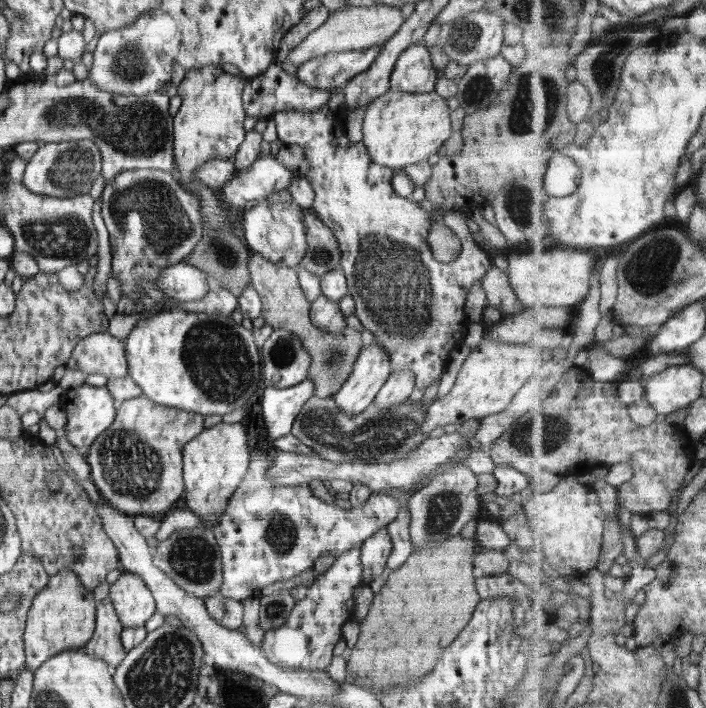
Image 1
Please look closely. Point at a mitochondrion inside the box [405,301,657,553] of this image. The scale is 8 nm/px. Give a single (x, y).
(544, 435)

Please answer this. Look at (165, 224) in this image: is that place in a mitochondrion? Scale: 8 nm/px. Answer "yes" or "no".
yes

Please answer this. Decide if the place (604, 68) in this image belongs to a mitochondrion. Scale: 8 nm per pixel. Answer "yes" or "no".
yes

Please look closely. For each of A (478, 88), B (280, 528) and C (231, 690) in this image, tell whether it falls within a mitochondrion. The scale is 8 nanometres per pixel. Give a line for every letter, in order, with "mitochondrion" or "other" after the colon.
A: mitochondrion
B: mitochondrion
C: other

